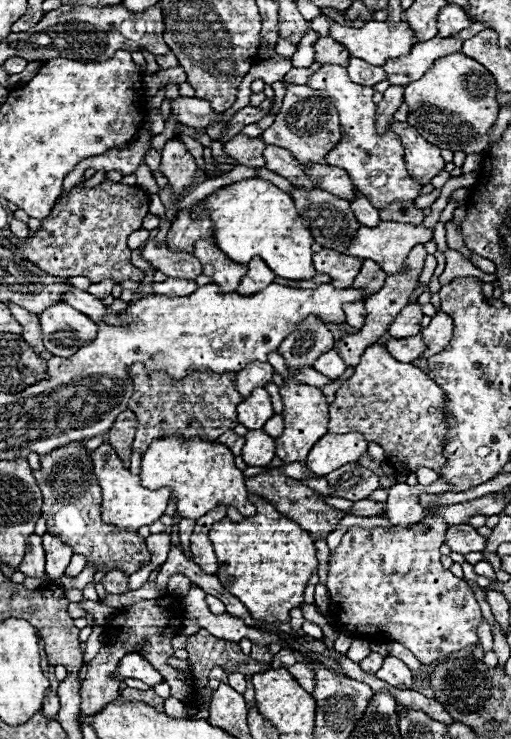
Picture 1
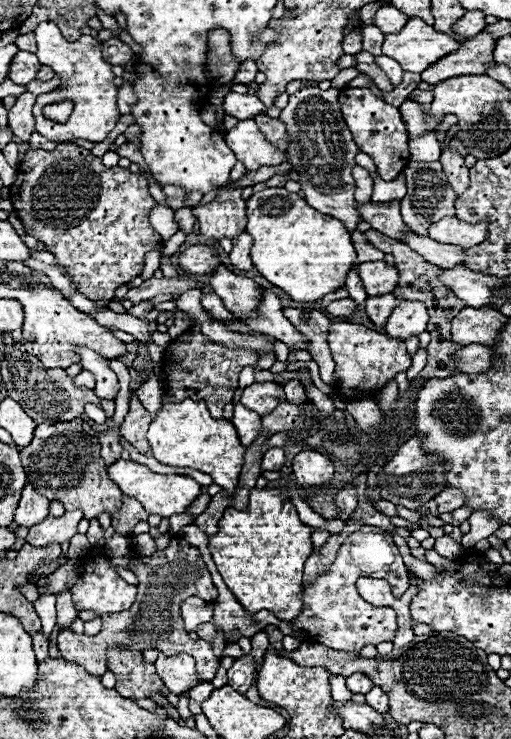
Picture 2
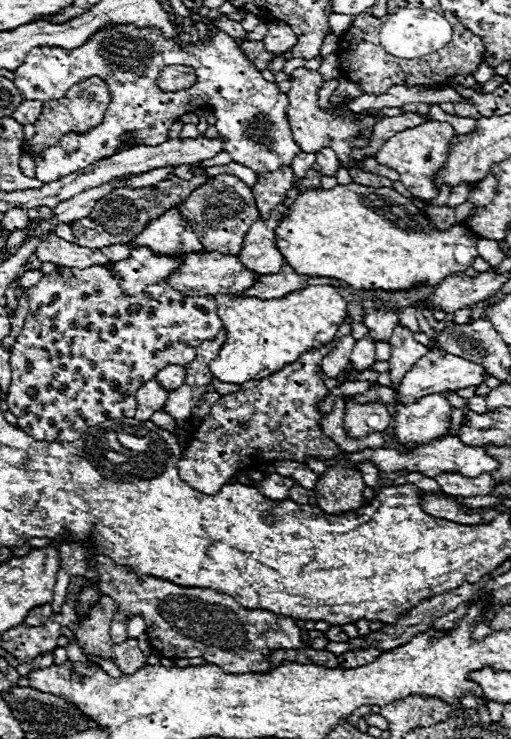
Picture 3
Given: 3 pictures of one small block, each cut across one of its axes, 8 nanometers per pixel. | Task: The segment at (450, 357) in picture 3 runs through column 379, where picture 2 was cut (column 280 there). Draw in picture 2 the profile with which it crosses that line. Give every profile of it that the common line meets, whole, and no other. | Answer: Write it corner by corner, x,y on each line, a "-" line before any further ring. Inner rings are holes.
264,382
264,384
250,384
244,388
242,392
242,400
240,404
260,416
266,416
268,412
272,412
272,408
276,408
280,402
284,402
284,390
280,384
276,382

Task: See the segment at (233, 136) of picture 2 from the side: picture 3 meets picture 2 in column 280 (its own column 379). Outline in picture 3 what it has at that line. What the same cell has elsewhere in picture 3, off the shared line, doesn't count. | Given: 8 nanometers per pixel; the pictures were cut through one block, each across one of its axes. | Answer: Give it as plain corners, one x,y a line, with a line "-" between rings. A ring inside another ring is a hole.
426,122
416,128
408,128
404,132
398,132
386,144
376,152
376,162
396,170
400,175
400,182
418,198
432,200
438,196
439,191
434,186
434,176
438,170
446,164
448,158
448,146
452,138
456,136
454,128
448,122

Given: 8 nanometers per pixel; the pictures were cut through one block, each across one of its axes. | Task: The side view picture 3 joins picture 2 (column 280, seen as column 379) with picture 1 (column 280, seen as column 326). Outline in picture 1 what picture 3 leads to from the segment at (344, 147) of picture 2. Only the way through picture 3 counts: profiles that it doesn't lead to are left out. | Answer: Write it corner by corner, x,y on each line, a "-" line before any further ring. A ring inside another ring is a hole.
288,84
288,92
282,100
282,108
276,114
276,122
262,134
266,144
276,144
290,150
298,162
310,164
328,164
324,154
328,154
340,140
340,118
338,110
332,104
332,98
324,90
312,90
310,86

